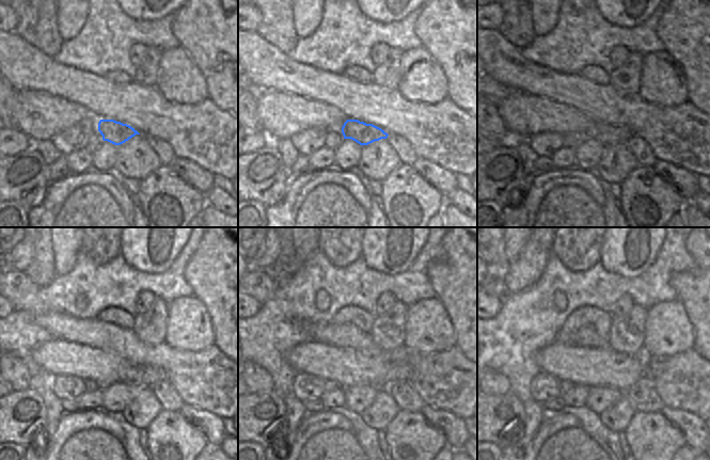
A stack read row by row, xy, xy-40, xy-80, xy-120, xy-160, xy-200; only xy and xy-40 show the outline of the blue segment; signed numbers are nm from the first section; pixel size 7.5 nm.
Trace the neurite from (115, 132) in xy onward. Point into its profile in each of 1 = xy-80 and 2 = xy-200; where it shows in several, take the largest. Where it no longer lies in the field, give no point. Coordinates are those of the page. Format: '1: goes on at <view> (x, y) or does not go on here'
1: goes on at xy-80 (606, 135)
2: goes on at xy-200 (652, 366)

